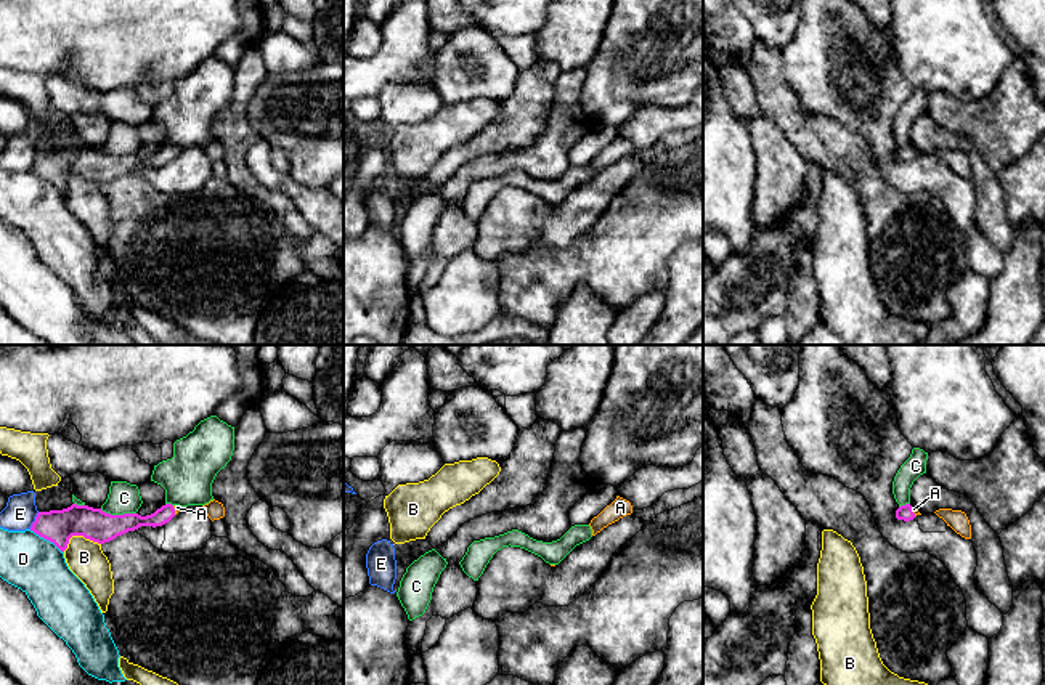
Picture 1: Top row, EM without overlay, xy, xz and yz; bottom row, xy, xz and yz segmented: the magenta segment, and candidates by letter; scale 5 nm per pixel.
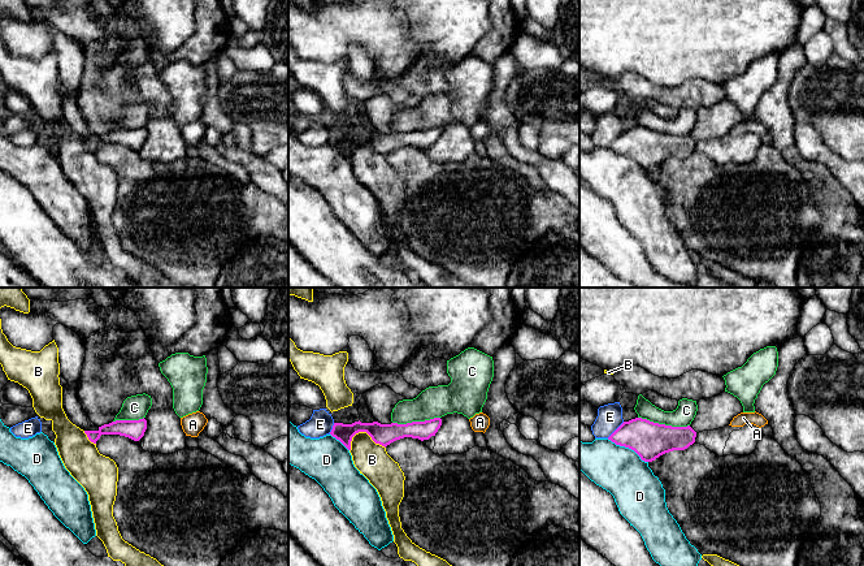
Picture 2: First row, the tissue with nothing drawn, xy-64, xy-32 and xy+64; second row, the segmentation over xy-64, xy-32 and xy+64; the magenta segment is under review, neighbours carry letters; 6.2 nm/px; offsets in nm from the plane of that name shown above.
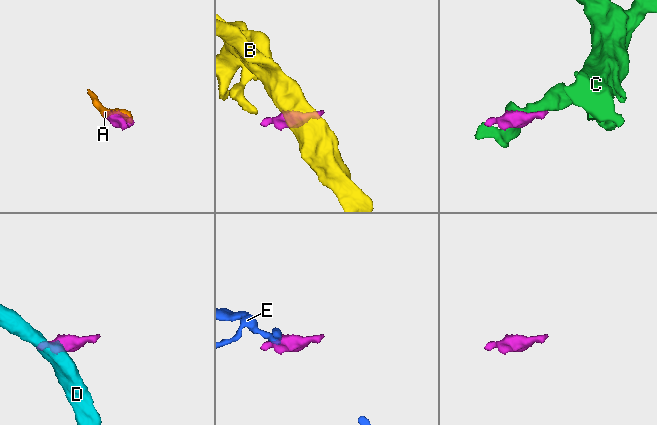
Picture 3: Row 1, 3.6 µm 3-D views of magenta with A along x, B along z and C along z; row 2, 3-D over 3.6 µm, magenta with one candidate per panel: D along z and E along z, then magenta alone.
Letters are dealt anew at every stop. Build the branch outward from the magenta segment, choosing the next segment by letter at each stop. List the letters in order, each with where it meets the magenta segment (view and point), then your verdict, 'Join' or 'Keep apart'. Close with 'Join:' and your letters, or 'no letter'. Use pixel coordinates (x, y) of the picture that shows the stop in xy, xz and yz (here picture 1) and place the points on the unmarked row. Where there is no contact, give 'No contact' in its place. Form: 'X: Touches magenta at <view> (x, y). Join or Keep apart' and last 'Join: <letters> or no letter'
A: Touches magenta at xy (174, 151). Join
B: Touches magenta at xy (79, 175). Keep apart
C: Touches magenta at xy (117, 156). Keep apart
D: Touches magenta at xy (47, 180). Keep apart
E: Touches magenta at xy (36, 161). Keep apart
Join: A

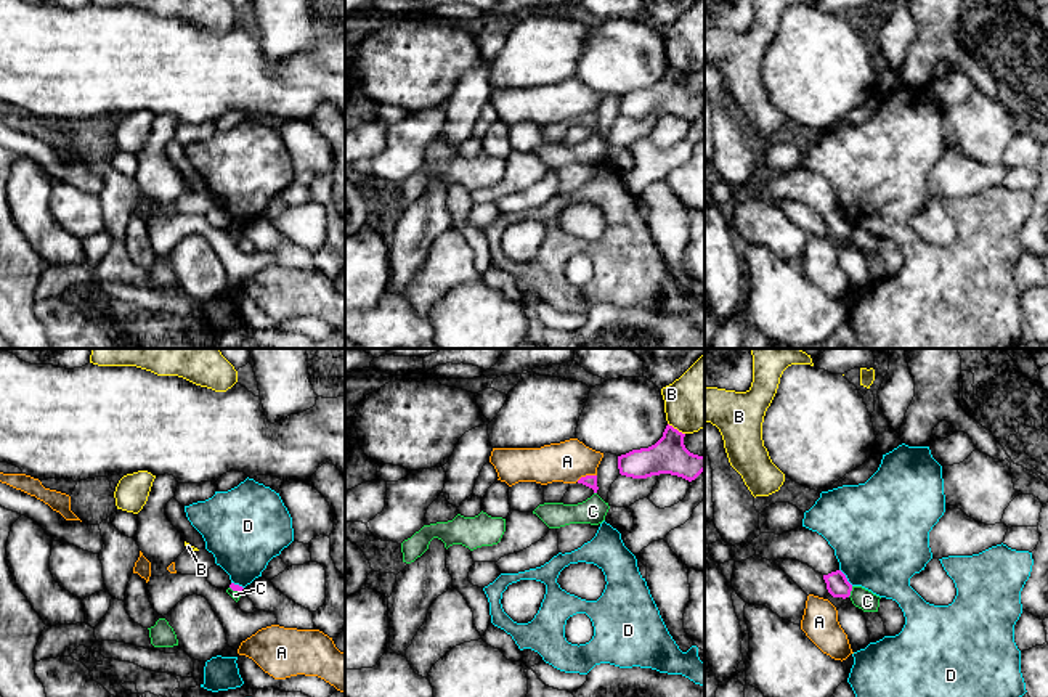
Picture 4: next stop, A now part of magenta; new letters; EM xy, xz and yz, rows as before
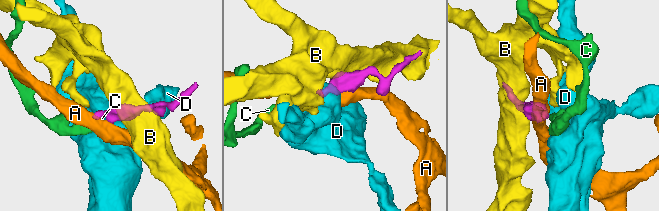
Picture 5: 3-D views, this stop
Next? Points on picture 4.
A: Touches magenta at xz (586, 116). Keep apart
B: Touches magenta at xz (676, 69). Keep apart
C: Touches magenta at yz (851, 230). Keep apart
D: Touches magenta at yz (844, 217). Keep apart
Join: no letter

